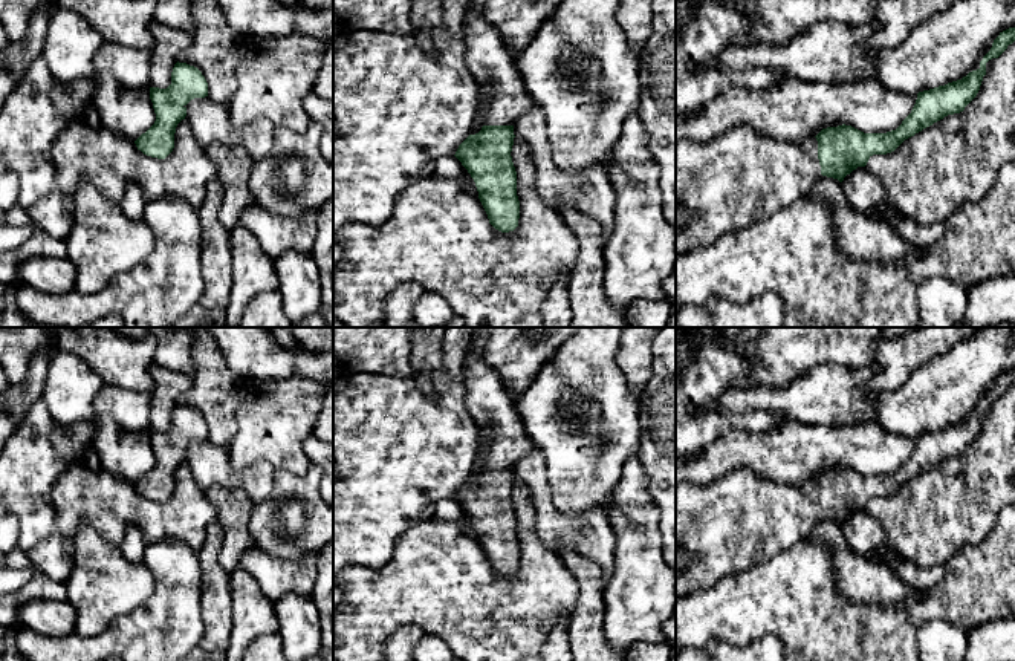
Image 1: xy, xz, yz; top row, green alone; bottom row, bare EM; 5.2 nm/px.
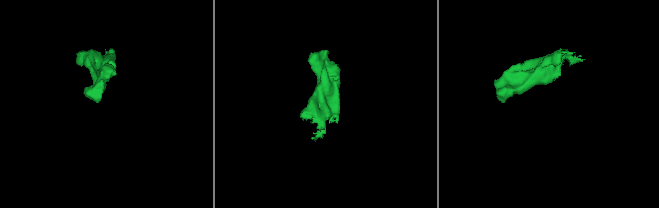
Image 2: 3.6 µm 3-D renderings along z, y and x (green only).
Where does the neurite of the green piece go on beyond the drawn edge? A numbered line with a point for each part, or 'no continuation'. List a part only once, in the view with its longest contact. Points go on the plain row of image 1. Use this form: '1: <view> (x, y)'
1: yz (743, 519)

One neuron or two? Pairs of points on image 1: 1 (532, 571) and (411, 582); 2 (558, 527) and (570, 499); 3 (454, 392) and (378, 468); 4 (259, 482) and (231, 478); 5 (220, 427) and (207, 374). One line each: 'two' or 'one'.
1: one
2: two
3: one
4: one
5: one

